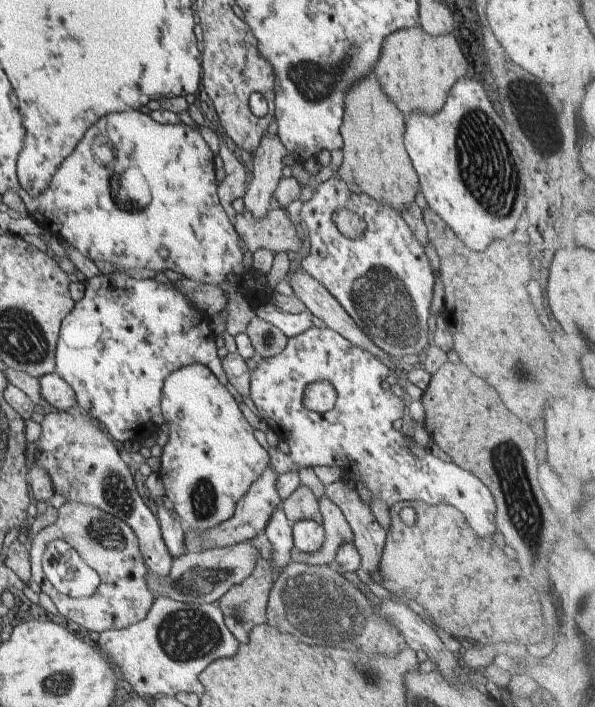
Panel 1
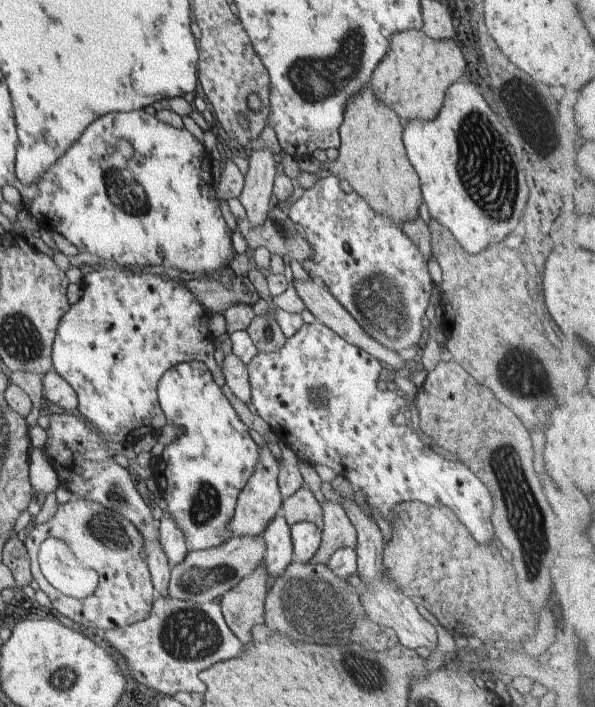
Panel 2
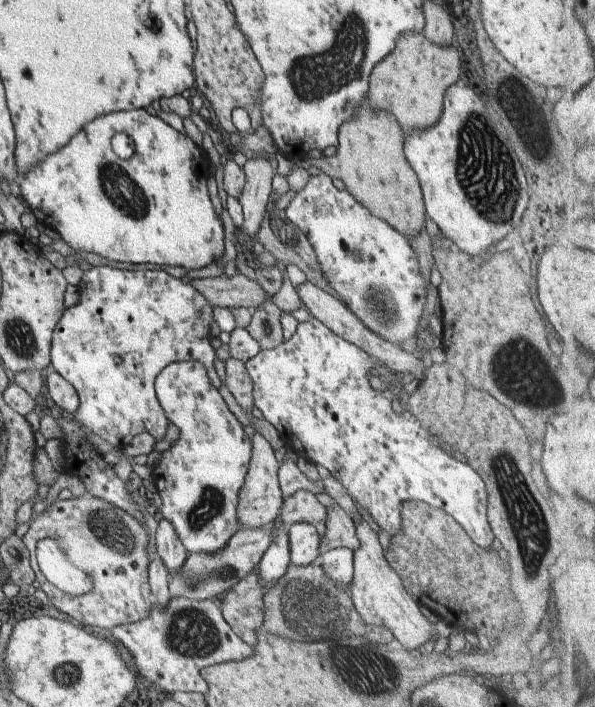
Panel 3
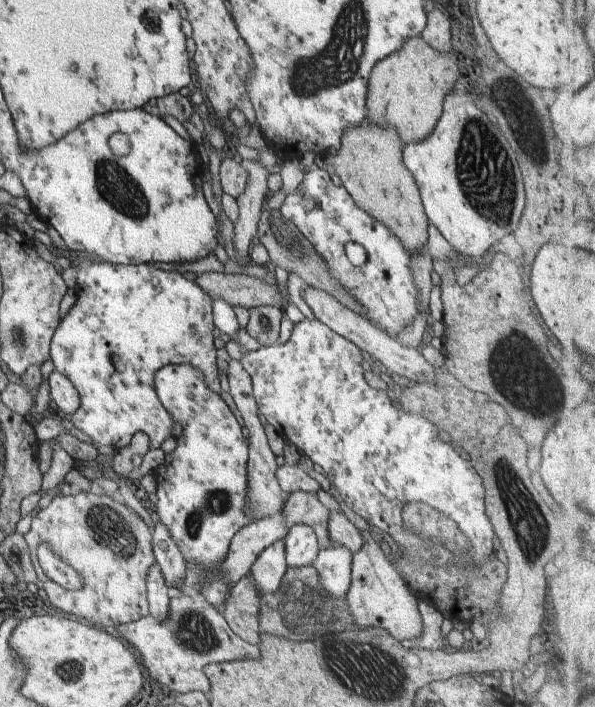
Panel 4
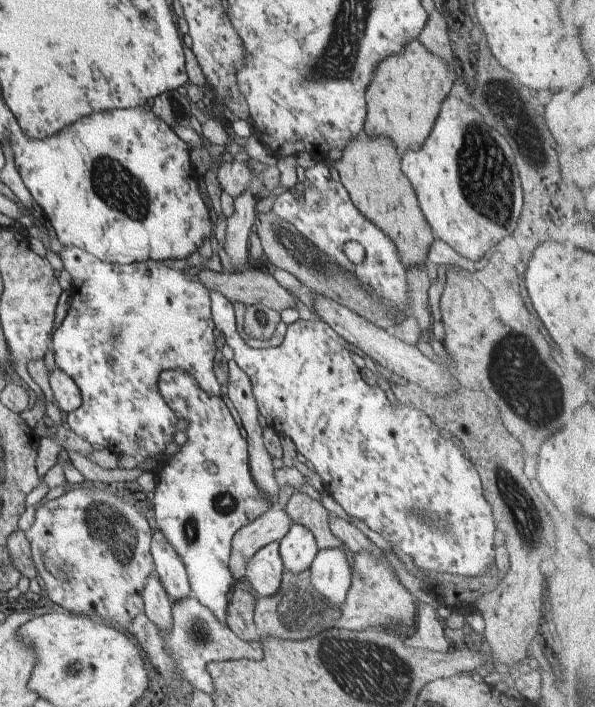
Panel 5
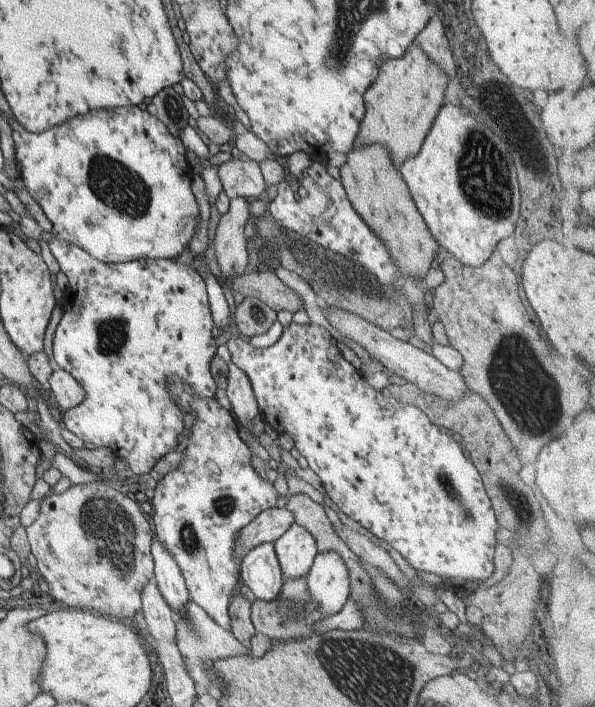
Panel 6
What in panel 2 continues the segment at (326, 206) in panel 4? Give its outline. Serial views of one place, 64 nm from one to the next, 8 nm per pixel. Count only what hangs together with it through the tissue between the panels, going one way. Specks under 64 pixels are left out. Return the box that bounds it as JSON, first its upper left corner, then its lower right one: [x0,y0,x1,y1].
[287,175,433,354]

